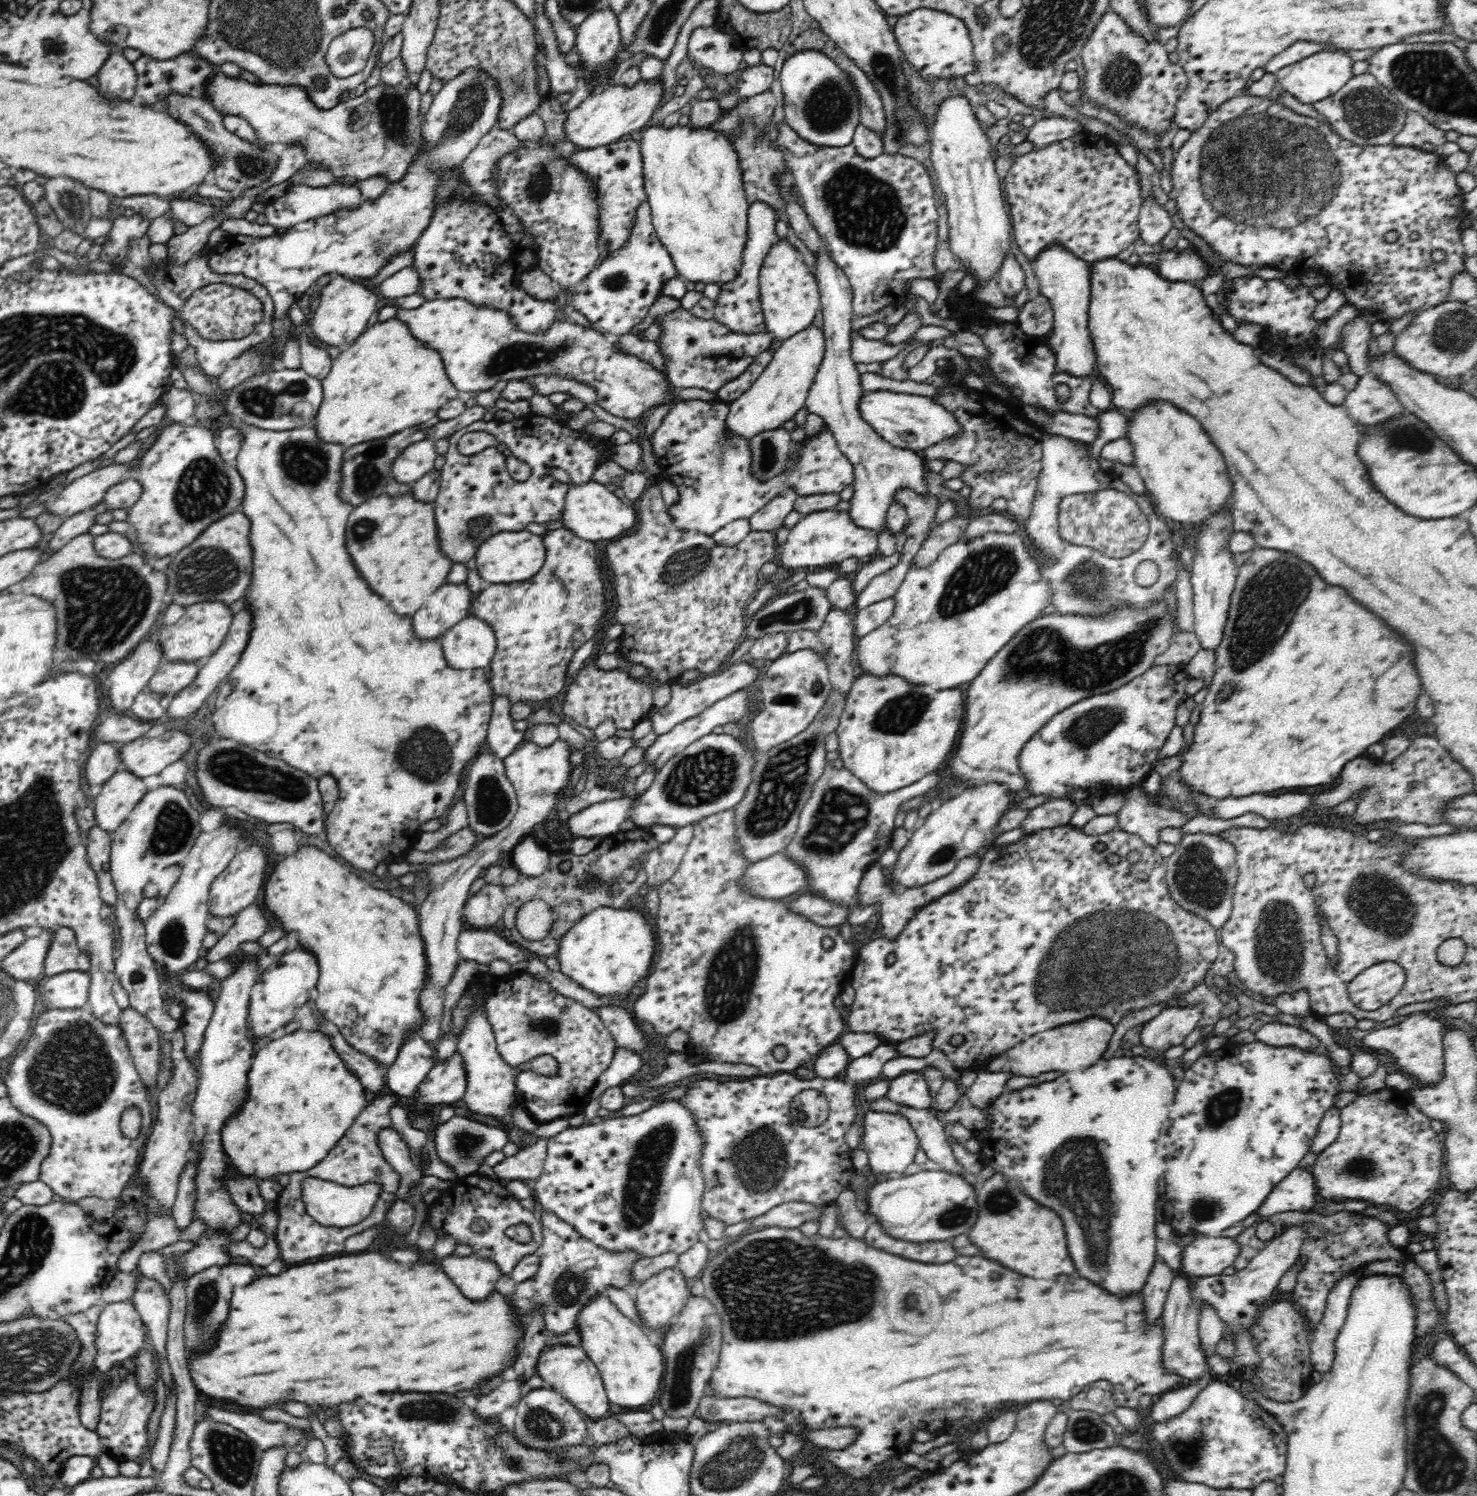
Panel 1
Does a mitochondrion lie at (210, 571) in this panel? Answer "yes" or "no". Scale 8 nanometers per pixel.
yes

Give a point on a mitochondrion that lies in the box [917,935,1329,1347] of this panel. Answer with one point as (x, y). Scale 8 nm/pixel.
(1075, 1176)

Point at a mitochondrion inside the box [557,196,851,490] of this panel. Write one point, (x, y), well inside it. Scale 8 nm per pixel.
(767, 453)

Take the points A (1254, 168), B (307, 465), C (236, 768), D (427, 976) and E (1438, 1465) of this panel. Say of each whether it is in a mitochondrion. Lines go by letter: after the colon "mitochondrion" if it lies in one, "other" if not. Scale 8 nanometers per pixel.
A: mitochondrion
B: mitochondrion
C: mitochondrion
D: other
E: mitochondrion

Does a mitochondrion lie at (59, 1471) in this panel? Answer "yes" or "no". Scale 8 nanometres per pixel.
no

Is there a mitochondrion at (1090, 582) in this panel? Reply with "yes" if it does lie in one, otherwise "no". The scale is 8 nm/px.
yes

